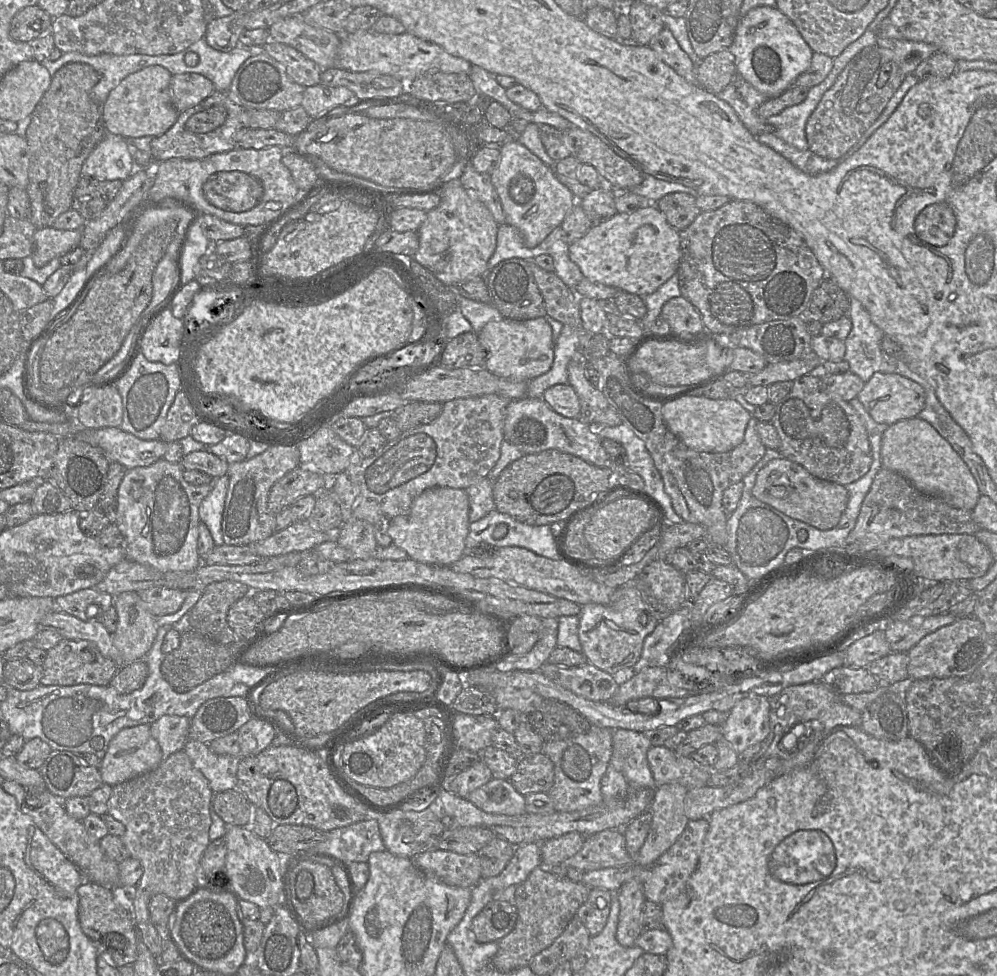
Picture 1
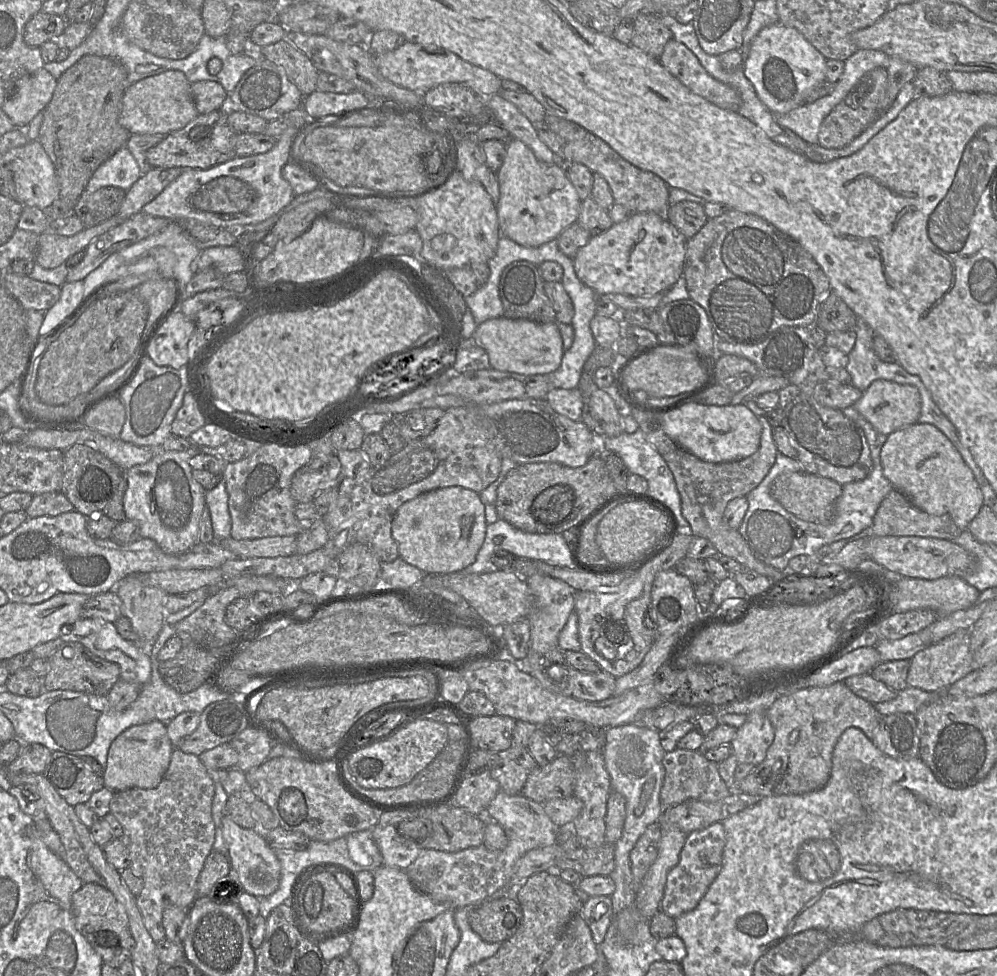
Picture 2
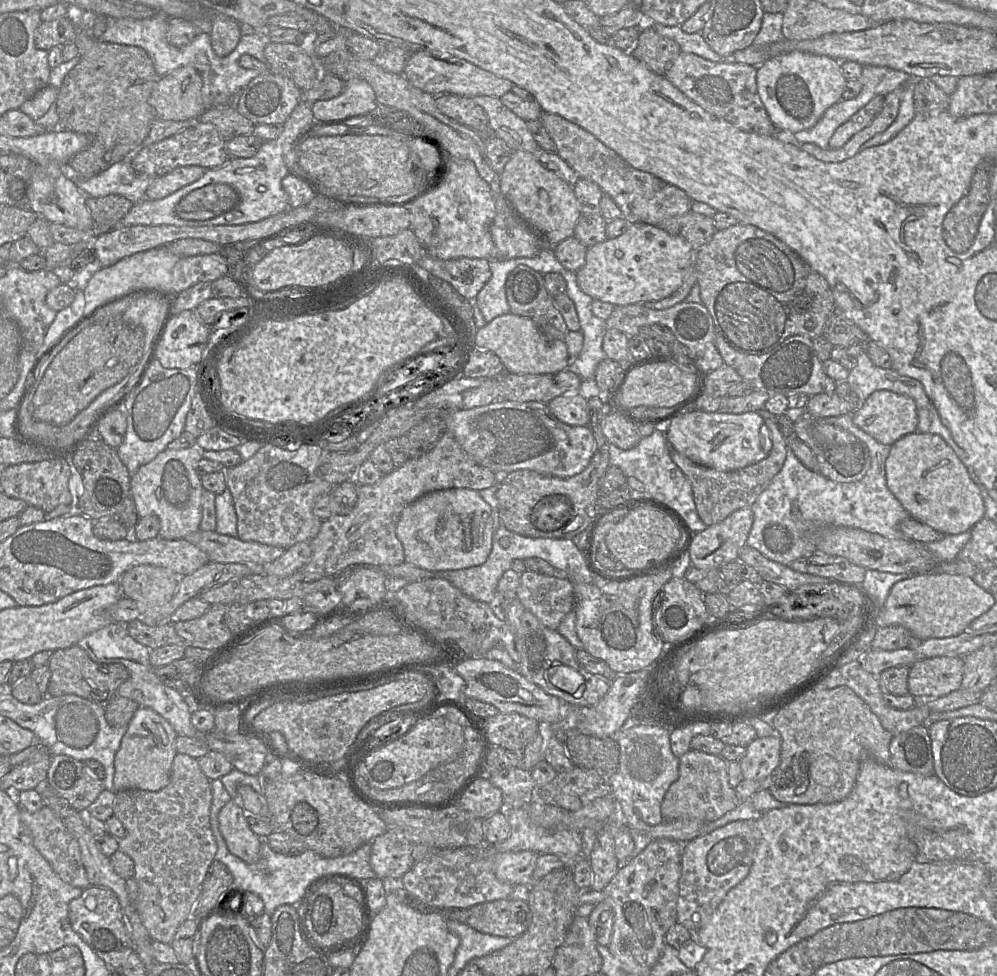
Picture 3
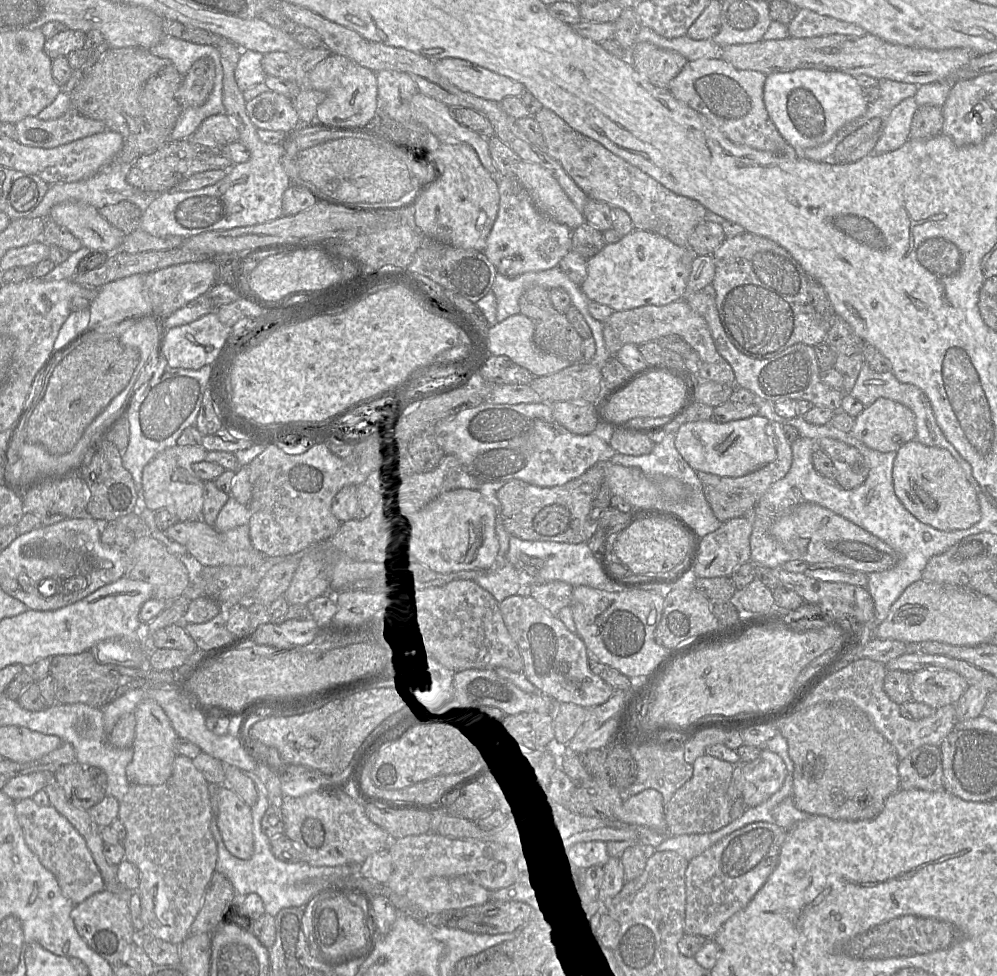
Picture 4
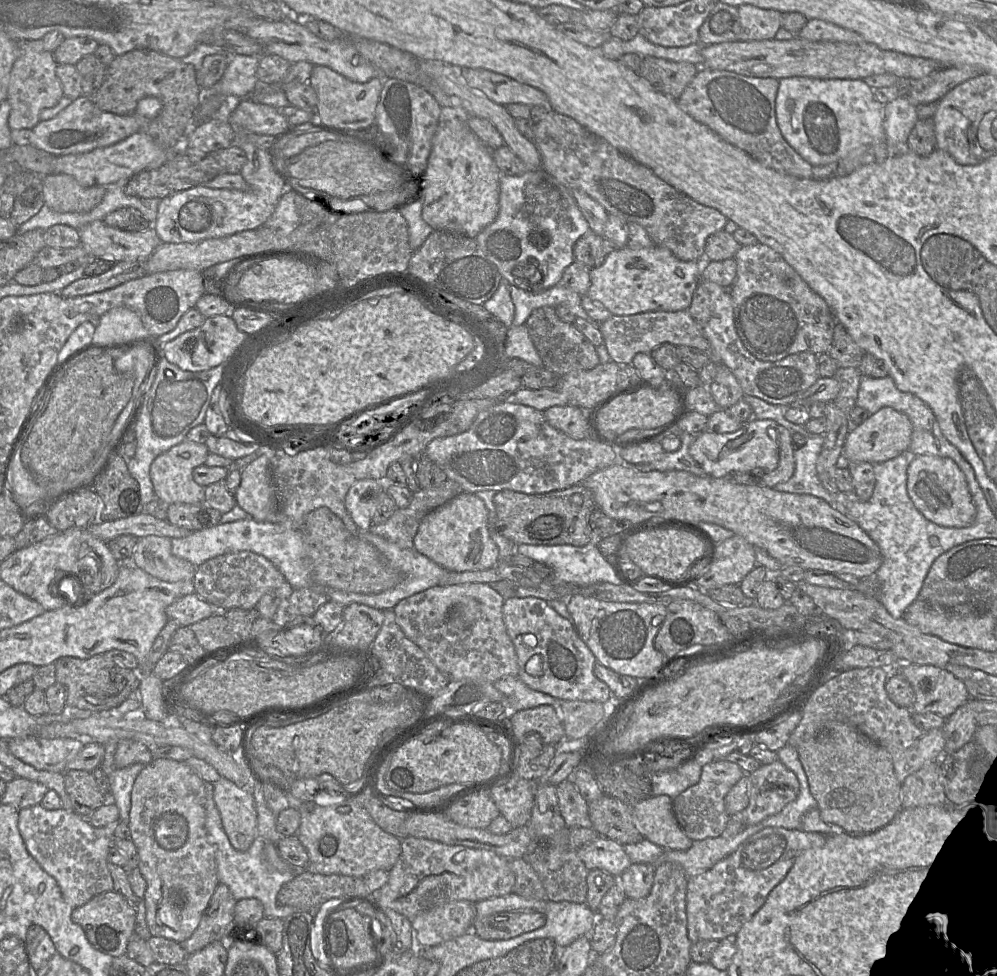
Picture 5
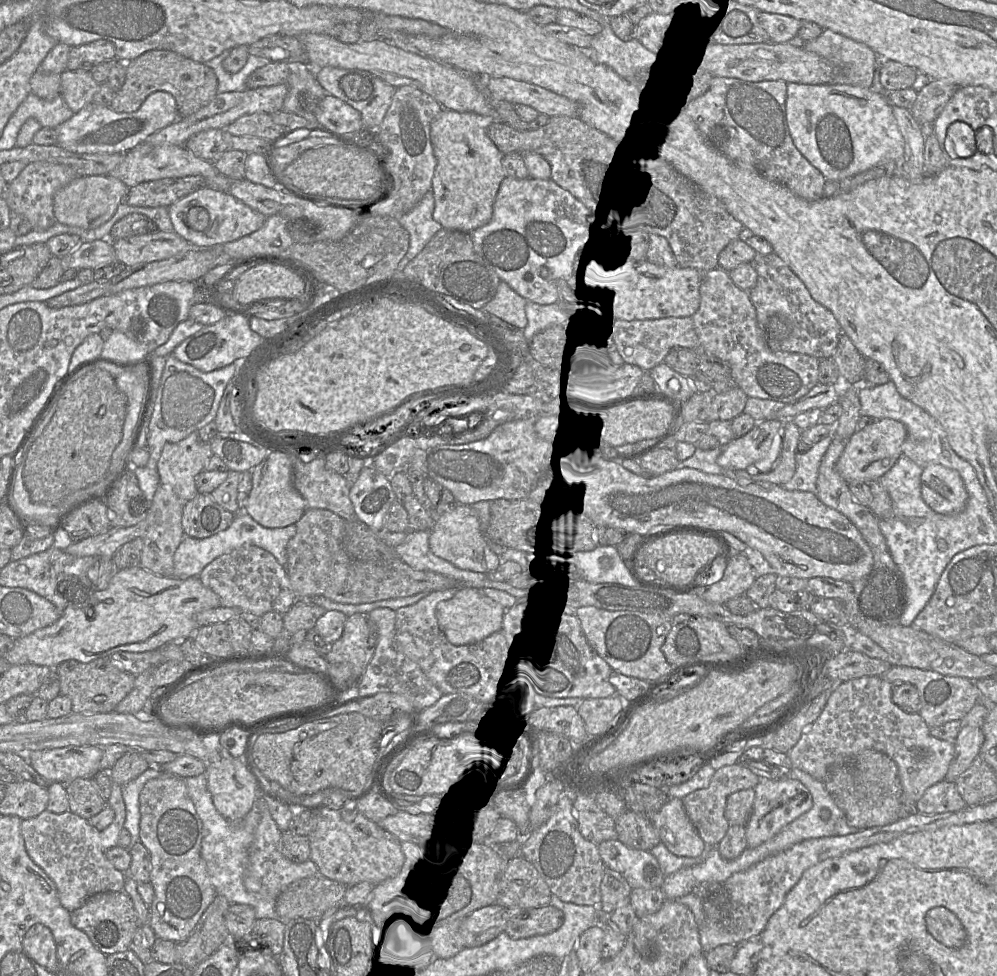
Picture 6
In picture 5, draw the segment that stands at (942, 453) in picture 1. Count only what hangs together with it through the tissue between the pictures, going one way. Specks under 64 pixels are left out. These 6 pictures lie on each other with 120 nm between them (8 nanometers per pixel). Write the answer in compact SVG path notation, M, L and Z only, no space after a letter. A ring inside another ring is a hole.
M930 454L915 456L907 470L907 492L918 511L939 526L968 527L975 520L976 507L965 474L949 457Z

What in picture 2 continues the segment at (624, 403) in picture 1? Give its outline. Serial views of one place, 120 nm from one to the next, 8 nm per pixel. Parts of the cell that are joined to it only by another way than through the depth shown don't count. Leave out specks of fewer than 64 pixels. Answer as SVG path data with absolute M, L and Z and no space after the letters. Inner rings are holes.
M629 406L627 408L646 440L655 447L671 470L681 499L682 516L688 522L689 532L694 537L709 540L719 554L734 558L745 569L766 576L778 584L788 580L794 574L799 574L797 572L785 574L757 559L739 531L731 528L725 521L724 510L728 502L737 497L747 496L767 476L776 461L779 452L773 439L773 427L765 416L758 417L762 425L762 433L759 448L754 454L738 461L711 463L684 450L666 435L663 430L663 414Z

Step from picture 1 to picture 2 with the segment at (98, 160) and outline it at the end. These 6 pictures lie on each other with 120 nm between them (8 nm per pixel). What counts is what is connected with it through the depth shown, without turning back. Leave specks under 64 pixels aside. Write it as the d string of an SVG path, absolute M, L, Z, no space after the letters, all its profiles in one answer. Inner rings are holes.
M124 146L97 168L85 191L93 192L111 186L127 191L141 176L137 161L127 146Z

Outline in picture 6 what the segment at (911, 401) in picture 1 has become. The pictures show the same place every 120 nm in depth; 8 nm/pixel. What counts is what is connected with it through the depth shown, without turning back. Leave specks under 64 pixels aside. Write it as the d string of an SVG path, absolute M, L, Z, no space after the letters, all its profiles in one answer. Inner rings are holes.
M890 418L876 420L857 430L846 442L837 470L848 484L879 480L903 454L902 445L906 437L907 429L901 422Z

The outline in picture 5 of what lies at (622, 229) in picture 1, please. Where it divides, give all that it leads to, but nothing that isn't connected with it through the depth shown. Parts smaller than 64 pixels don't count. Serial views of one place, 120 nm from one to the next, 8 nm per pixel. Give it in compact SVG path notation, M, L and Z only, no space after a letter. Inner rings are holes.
M624 246L609 253L603 264L590 269L590 287L586 294L590 300L608 309L613 315L633 315L648 311L687 310L701 280L701 261L682 261L663 247L632 249Z

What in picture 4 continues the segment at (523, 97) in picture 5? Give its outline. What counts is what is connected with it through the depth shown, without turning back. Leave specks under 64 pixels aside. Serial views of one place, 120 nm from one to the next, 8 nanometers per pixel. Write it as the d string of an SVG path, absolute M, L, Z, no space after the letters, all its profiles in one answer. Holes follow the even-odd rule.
M459 58L434 61L440 77L463 92L501 102L509 96L520 97L527 91L525 86L511 78Z

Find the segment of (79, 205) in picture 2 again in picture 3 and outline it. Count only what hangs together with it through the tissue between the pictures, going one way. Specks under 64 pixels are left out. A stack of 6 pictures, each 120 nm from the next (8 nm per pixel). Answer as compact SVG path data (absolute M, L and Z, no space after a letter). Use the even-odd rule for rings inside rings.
M110 194L87 197L86 205L93 219L92 231L88 236L92 239L118 227L134 204L123 196Z

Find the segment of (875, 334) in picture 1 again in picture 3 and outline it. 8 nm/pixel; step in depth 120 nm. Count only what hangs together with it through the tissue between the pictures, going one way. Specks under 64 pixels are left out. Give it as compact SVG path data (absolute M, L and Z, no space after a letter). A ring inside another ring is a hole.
M863 350L858 357L856 366L849 371L847 382L851 390L858 395L861 403L863 403L873 392L877 390L889 390L897 394L906 395L912 398L916 403L918 415L917 431L920 433L931 433L939 435L952 448L956 456L961 461L960 456L957 454L956 450L952 446L954 443L949 437L947 430L945 430L945 428L942 427L941 424L938 424L936 418L935 422L932 422L932 417L931 421L930 418L927 418L927 415L929 415L929 410L927 409L928 401L925 400L926 397L924 397L924 394L926 394L926 392L924 390L923 385L919 381L907 376L903 376L895 370L893 370L892 368L884 369L876 366L871 361L866 351Z

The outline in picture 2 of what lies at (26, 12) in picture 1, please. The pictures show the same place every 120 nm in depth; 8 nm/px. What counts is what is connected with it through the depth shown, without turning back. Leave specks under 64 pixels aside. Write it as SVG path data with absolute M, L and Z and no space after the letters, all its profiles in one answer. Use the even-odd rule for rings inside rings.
M40 11L26 23L24 42L28 46L40 47L49 40L59 40L66 25L65 17Z

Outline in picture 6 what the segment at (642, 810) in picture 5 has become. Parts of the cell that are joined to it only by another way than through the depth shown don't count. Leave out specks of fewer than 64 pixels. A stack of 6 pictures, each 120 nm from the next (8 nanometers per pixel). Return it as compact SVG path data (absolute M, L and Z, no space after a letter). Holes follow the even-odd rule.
M669 798L657 812L651 822L657 830L661 843L674 855L680 857L698 857L706 843L689 819L683 801Z

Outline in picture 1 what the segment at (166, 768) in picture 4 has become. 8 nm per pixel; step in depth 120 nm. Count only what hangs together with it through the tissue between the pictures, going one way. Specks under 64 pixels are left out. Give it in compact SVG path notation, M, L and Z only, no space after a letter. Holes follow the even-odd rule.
M145 724L125 728L111 740L99 771L103 783L115 786L155 770L162 761L161 748L150 733L150 724Z

